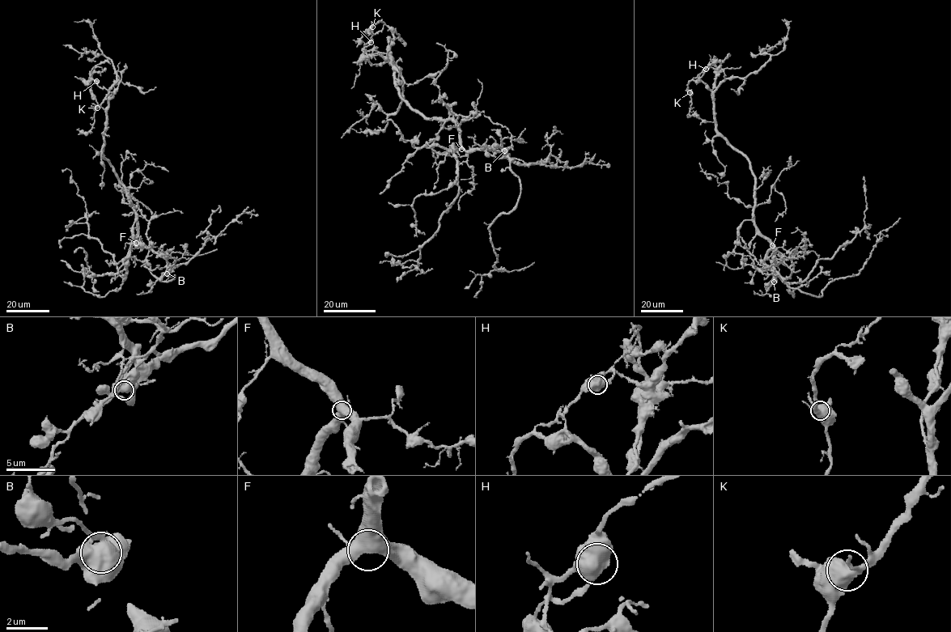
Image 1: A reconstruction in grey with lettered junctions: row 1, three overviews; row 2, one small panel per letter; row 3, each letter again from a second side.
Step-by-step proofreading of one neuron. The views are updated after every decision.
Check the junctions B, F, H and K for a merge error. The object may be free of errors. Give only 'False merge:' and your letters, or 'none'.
False merge: none

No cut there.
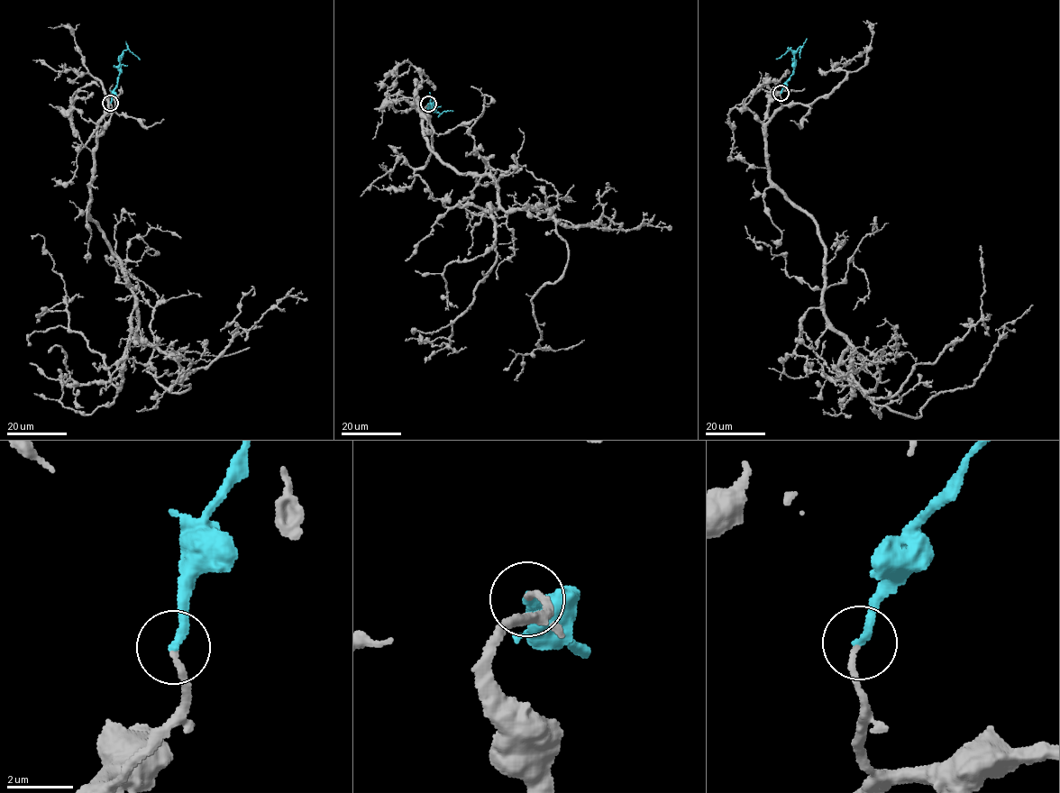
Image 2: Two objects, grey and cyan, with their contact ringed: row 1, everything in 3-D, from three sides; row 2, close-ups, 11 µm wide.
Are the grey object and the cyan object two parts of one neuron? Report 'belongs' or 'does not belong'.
belongs

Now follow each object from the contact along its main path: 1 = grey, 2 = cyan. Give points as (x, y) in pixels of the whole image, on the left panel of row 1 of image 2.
1: (111, 103), (88, 215), (133, 295), (136, 334), (183, 370), (179, 393), (147, 370), (153, 309), (132, 268)
2: (111, 103), (118, 81), (121, 54), (128, 50), (140, 59)

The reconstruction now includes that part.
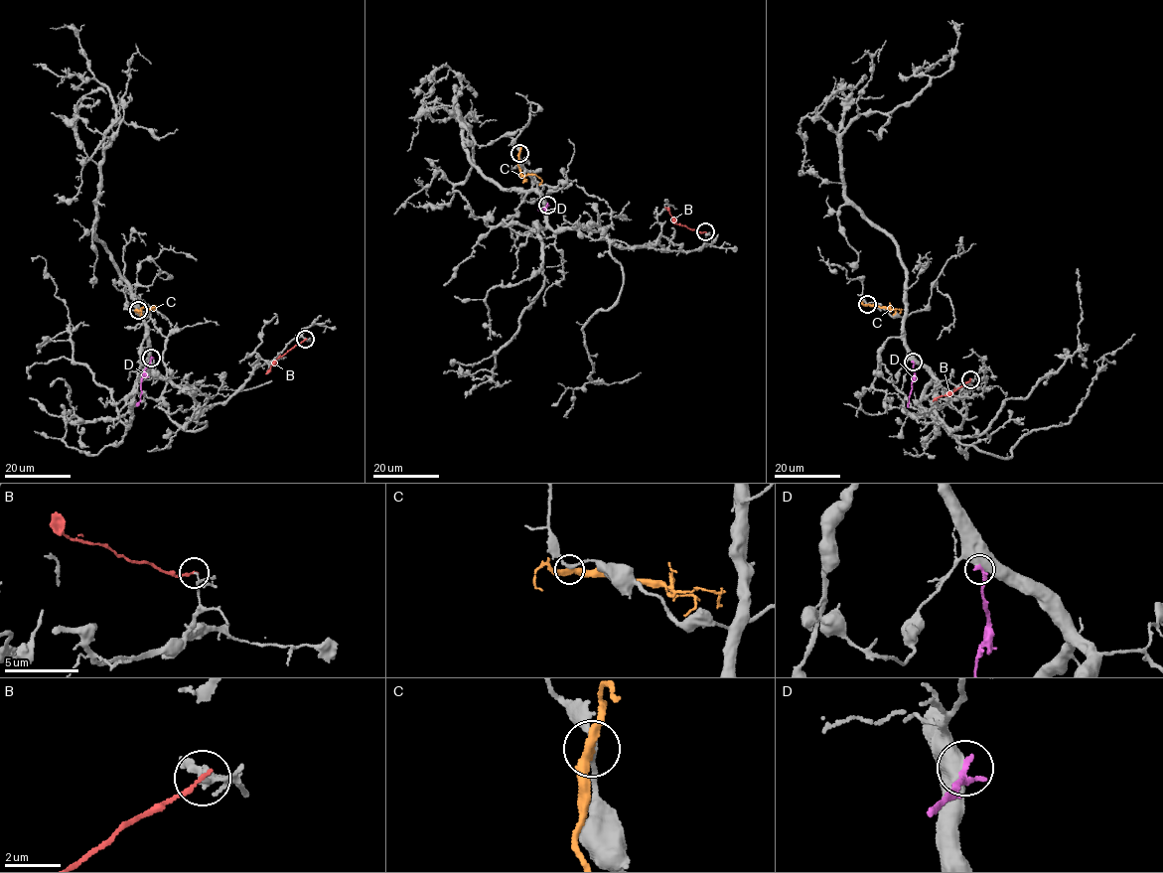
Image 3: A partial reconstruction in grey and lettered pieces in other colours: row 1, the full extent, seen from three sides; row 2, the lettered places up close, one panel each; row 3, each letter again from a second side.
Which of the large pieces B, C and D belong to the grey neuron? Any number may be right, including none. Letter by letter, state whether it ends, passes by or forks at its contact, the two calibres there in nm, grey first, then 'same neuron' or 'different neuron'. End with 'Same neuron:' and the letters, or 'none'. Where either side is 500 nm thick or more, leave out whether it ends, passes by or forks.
B: it ends; calibres 100 and 170 nm; different neuron
C: it passes by; calibres 180 and 360 nm; different neuron
D: calibres 750 and 260 nm; different neuron
Same neuron: none

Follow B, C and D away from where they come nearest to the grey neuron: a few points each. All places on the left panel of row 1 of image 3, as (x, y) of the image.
B: (305, 339), (277, 358), (265, 373)
C: (138, 310), (156, 306), (154, 311)
D: (151, 358), (141, 382), (141, 401), (136, 406)

